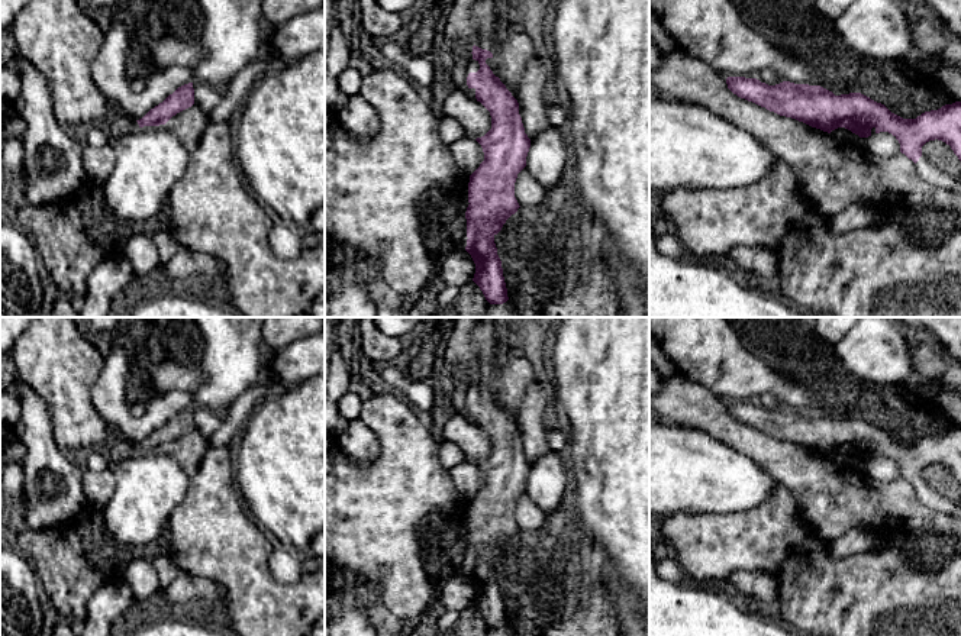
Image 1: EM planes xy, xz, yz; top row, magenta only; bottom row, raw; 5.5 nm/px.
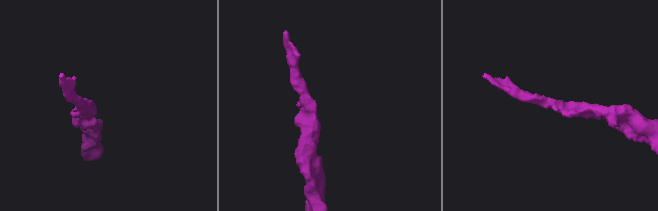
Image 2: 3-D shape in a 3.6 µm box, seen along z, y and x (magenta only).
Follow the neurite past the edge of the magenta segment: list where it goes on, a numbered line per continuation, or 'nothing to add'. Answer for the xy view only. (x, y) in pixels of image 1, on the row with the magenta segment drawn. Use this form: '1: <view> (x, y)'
nothing to add

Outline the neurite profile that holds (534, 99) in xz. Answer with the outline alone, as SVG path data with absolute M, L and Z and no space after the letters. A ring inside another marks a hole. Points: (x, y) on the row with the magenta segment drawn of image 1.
M542 51L529 59L517 91L519 114L529 139L545 132L552 125L545 114L551 100L548 88L552 75L552 67L542 55Z

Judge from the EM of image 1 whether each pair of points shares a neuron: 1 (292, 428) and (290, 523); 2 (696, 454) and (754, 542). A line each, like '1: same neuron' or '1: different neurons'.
1: same neuron
2: different neurons

